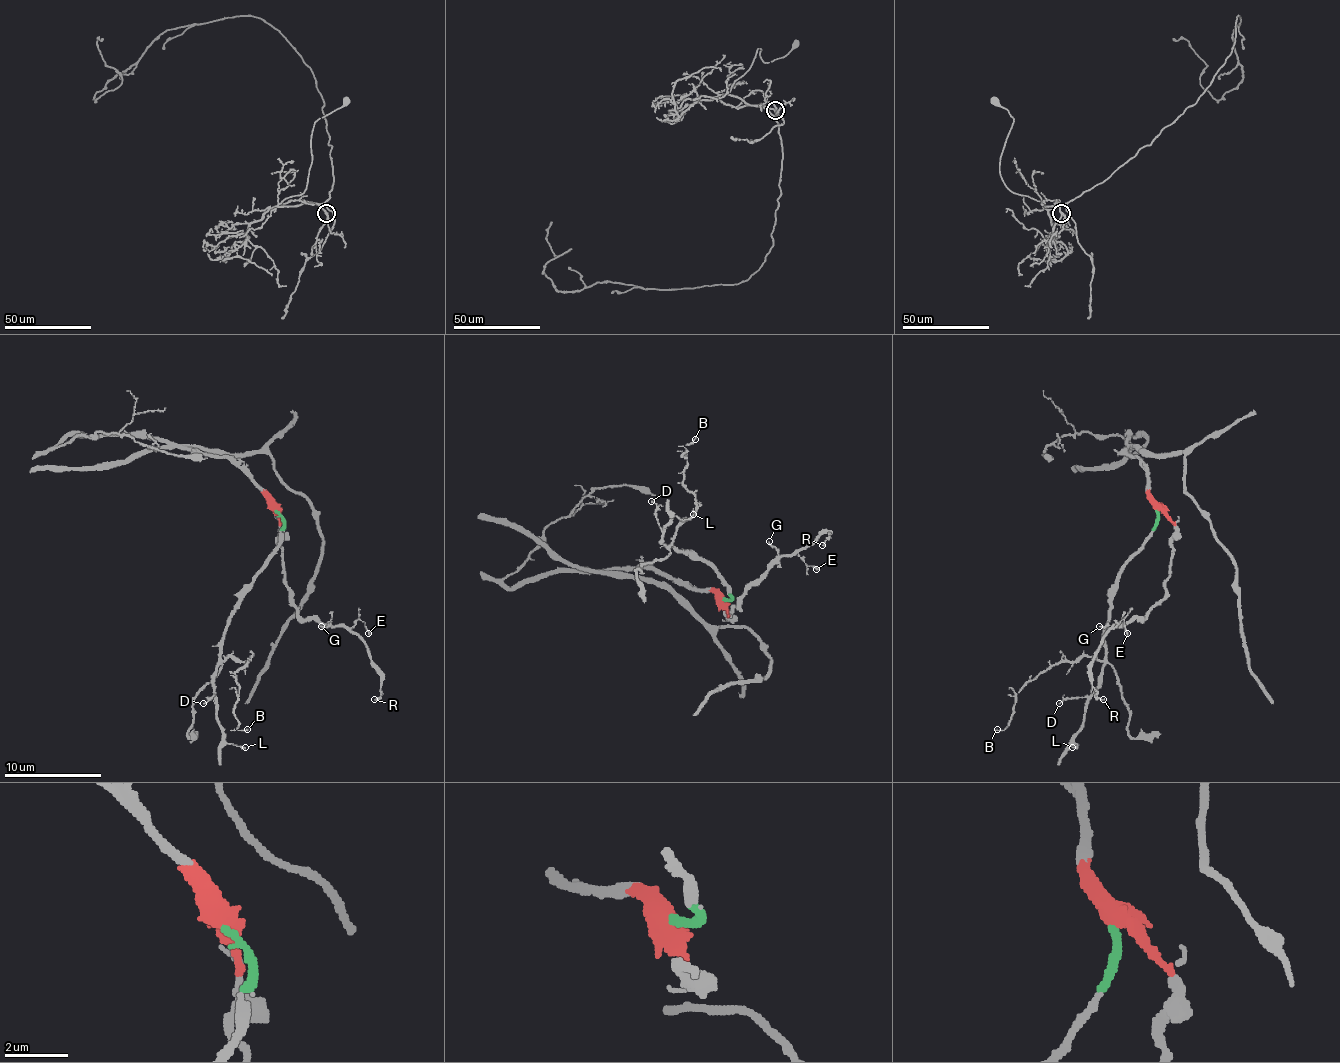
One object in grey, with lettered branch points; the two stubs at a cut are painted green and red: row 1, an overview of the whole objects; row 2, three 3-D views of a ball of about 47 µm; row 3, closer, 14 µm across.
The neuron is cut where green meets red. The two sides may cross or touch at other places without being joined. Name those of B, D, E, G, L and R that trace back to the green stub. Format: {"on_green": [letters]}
{"on_green": ["B", "D", "L"]}

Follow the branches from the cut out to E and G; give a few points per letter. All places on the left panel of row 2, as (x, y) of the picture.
E: (274, 510), (278, 524), (288, 602), (300, 617), (317, 617), (335, 627), (349, 627), (359, 619), (369, 634)
G: (274, 510), (288, 597), (300, 617), (313, 617), (330, 624), (320, 627)

